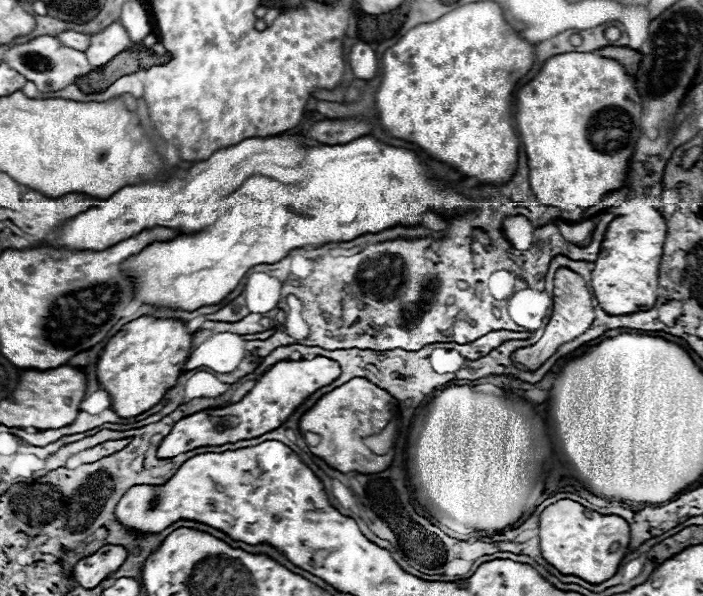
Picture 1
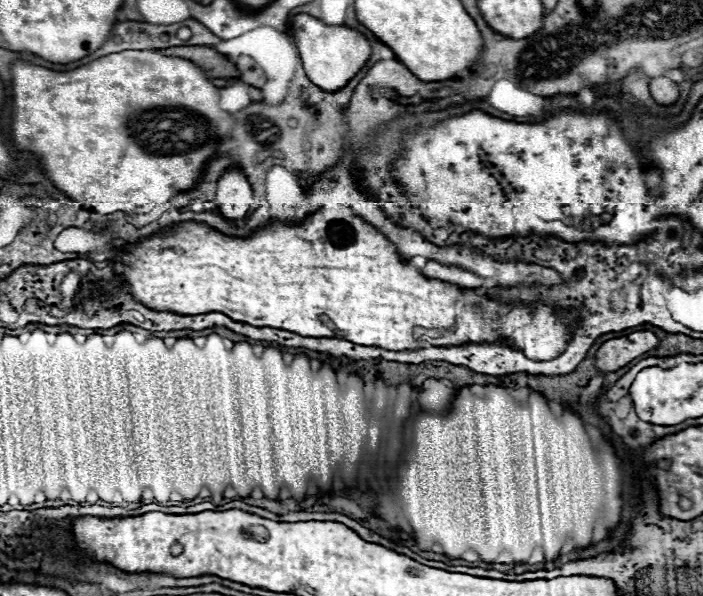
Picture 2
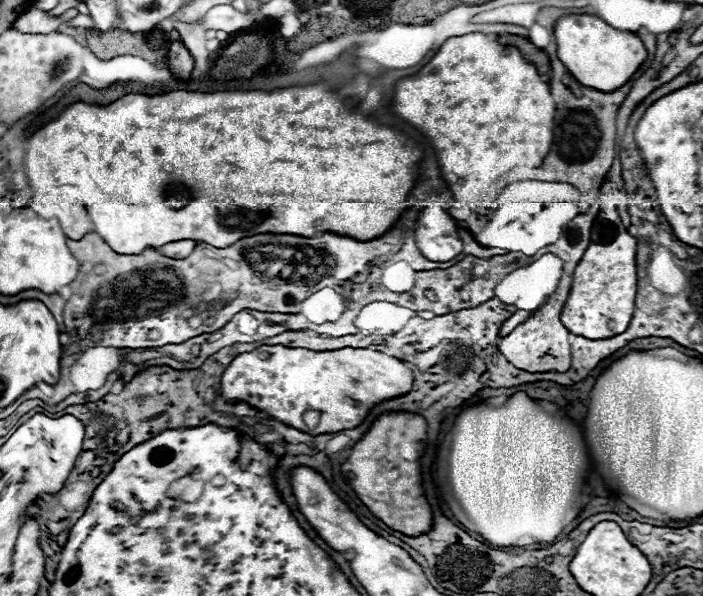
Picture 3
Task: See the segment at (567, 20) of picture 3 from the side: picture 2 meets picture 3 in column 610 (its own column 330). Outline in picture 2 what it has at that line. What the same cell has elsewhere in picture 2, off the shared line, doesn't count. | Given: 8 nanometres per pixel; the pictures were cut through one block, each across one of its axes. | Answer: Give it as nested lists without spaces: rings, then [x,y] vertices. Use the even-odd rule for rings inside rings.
[[[296,14],[292,18],[290,34],[298,46],[308,78],[328,92],[334,92],[336,88],[348,84],[348,80],[352,80],[352,76],[366,64],[370,56],[370,44],[360,32],[348,26],[326,26],[318,18],[312,18],[308,14]]]

